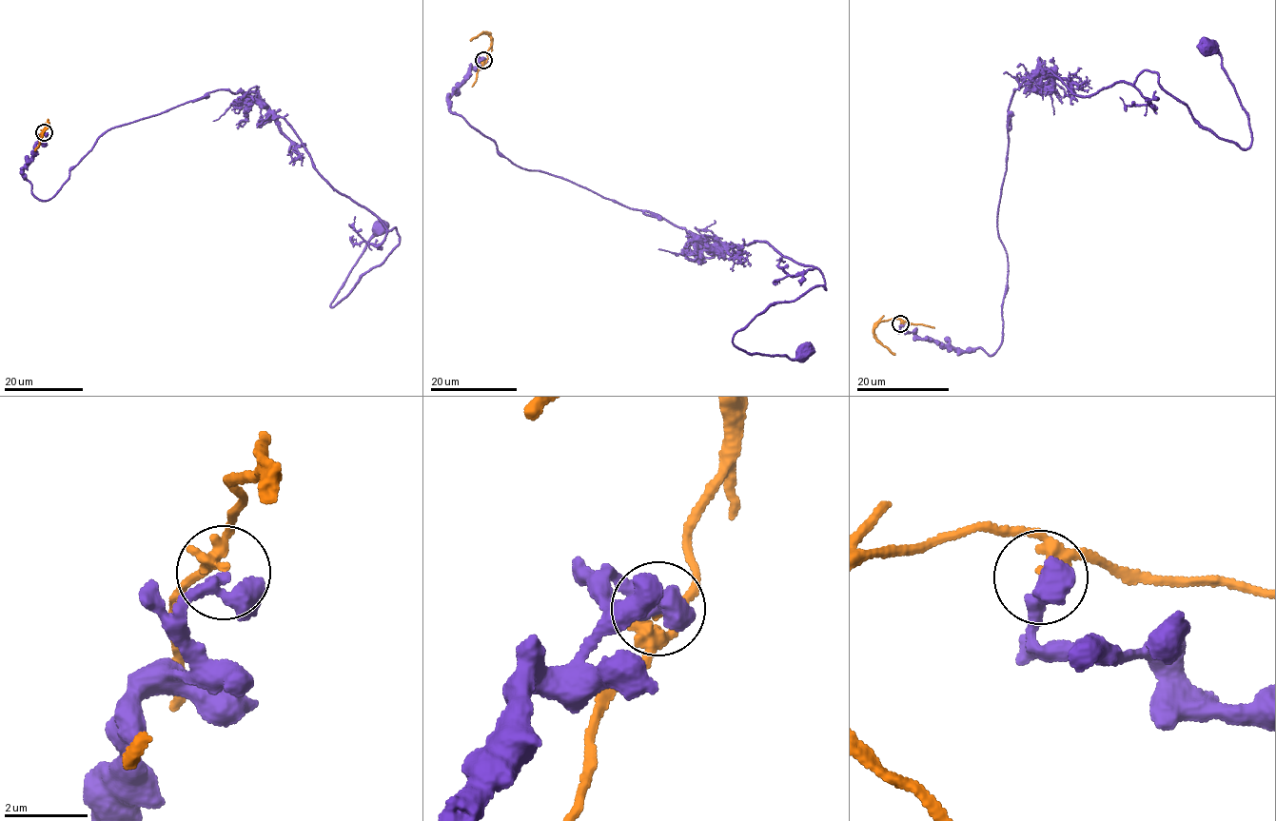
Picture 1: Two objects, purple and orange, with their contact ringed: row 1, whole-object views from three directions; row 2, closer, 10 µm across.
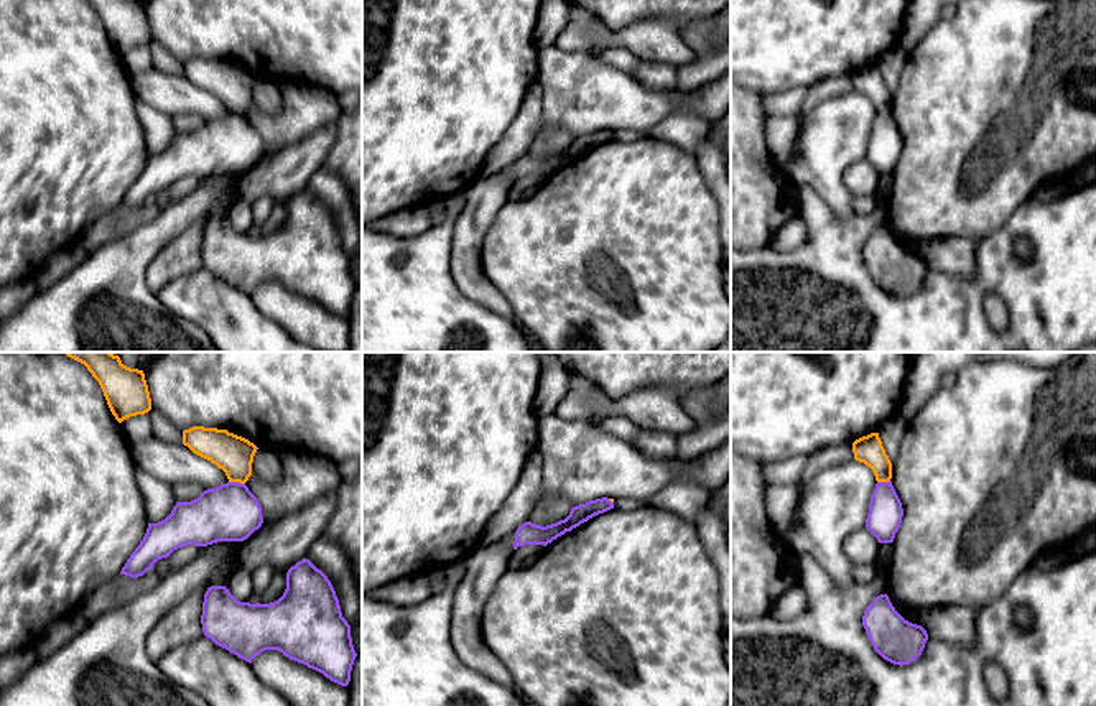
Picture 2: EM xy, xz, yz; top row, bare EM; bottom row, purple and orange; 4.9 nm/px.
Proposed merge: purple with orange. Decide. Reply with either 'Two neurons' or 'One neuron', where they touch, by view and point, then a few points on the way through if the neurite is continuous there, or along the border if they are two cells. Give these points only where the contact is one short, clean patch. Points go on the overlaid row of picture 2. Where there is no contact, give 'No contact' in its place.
Two neurons. Touches purple at xy (237, 483). Boundary: xy (229, 481), (244, 484)

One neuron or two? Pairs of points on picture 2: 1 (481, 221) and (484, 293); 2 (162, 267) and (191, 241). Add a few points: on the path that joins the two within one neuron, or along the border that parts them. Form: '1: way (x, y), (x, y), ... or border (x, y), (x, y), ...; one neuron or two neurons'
1: way (469, 239), (469, 275); one neuron
2: way (168, 264), (185, 247); one neuron

